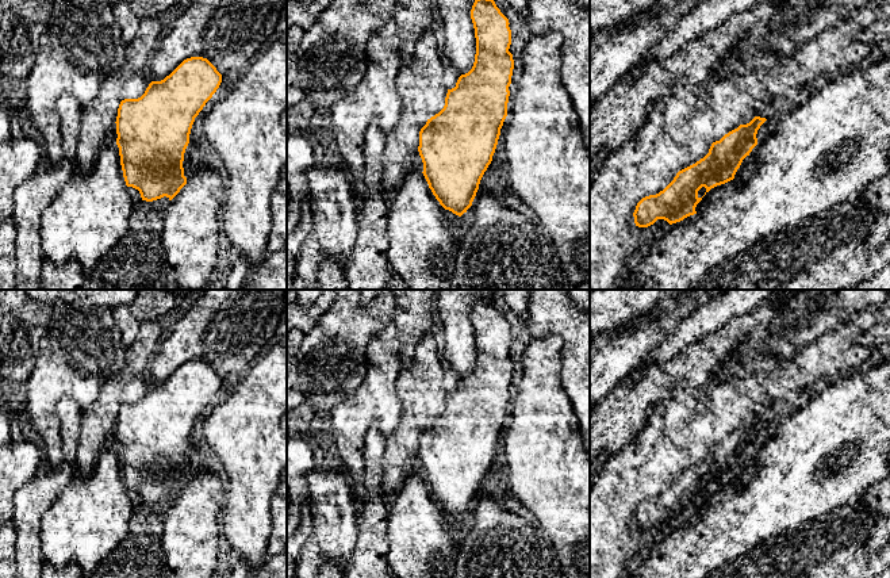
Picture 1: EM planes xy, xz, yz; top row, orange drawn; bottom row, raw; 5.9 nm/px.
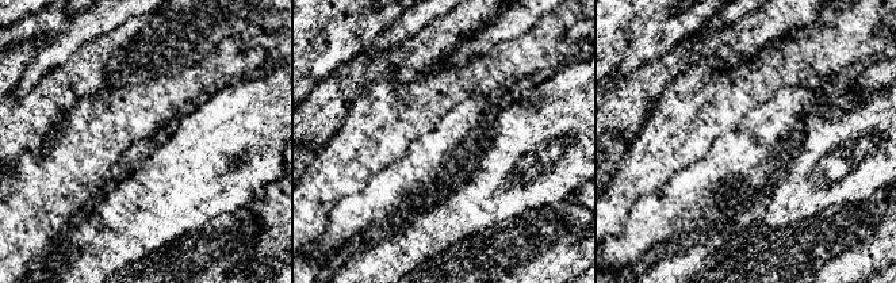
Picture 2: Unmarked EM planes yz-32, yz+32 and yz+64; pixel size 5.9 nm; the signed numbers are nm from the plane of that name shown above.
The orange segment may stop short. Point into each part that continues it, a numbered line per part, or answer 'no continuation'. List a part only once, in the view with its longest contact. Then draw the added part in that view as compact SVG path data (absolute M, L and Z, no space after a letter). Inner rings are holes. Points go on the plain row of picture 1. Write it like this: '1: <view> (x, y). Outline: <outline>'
no continuation

